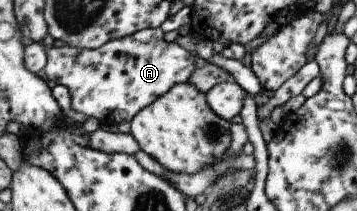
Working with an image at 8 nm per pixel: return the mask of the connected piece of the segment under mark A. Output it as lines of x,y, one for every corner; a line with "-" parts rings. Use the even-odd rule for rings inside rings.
160,27
145,28
124,38
112,39
96,49
78,49
70,46
49,46
46,62
42,68
42,77
53,86
62,84
68,89
70,106
77,113
88,118
96,118
100,124
122,124
130,122
134,114
140,112
144,106
154,102
158,96
168,92
172,86
187,82
192,74
196,55
184,50
176,42
166,42

